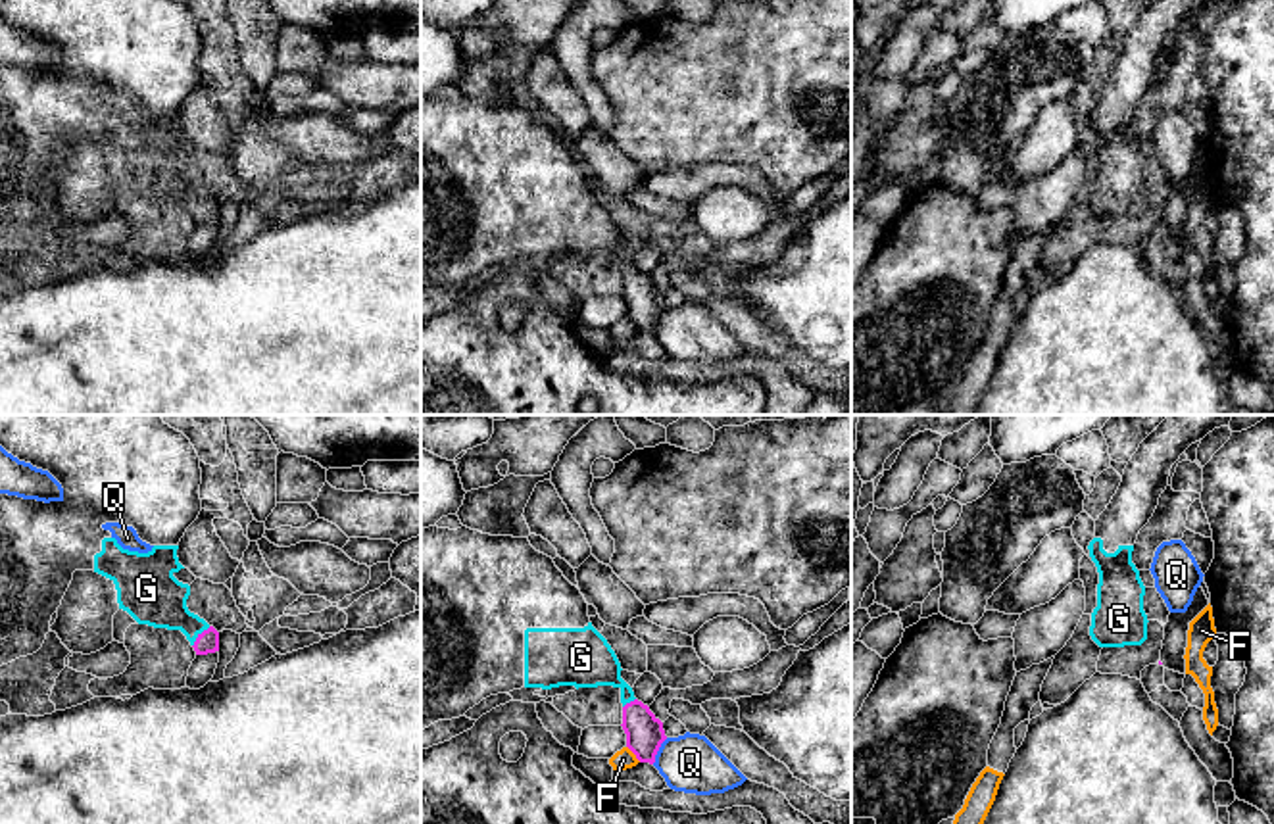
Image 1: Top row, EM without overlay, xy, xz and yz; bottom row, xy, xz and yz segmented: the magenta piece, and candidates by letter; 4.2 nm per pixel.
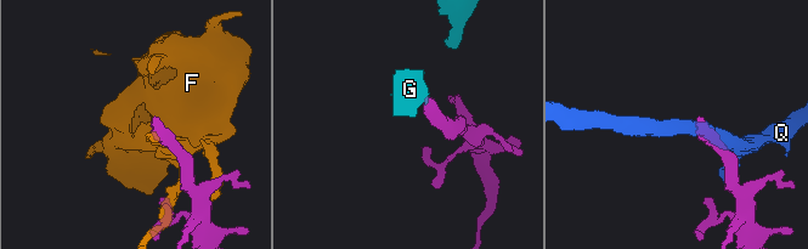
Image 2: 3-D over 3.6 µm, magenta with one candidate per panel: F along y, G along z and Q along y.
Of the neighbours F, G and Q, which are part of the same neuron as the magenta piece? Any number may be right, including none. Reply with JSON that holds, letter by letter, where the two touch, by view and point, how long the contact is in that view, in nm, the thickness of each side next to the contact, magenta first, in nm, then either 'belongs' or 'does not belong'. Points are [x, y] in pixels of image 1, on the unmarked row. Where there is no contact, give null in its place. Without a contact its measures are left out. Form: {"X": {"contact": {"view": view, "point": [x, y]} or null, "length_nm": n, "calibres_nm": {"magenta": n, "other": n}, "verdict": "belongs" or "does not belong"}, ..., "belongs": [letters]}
{"F": {"contact": {"view": "xz", "point": [633, 321]}, "length_nm": 90, "calibres_nm": {"magenta": 160, "other": 90}, "verdict": "does not belong"}, "G": {"contact": {"view": "xy", "point": [198, 206]}, "length_nm": 120, "calibres_nm": {"magenta": 100, "other": 240}, "verdict": "belongs"}, "Q": {"contact": {"view": "xz", "point": [658, 319]}, "length_nm": 130, "calibres_nm": {"magenta": 160, "other": 240}, "verdict": "does not belong"}, "belongs": ["G"]}

